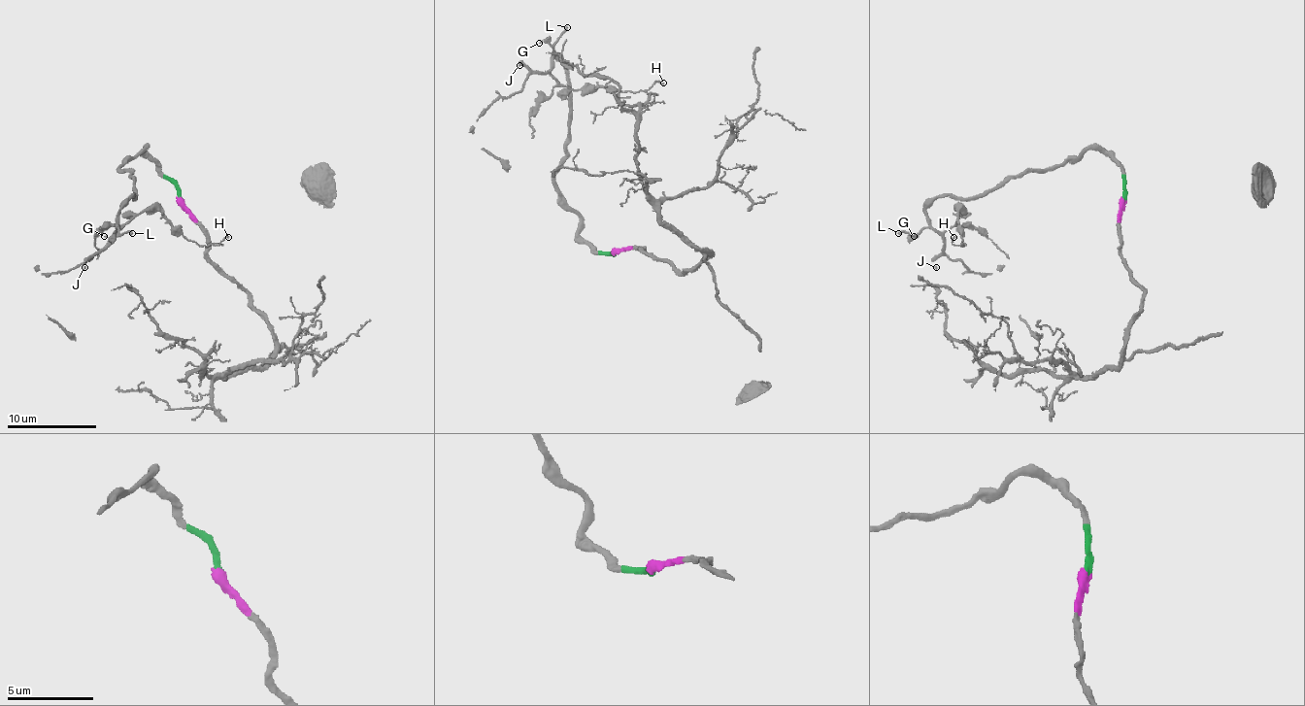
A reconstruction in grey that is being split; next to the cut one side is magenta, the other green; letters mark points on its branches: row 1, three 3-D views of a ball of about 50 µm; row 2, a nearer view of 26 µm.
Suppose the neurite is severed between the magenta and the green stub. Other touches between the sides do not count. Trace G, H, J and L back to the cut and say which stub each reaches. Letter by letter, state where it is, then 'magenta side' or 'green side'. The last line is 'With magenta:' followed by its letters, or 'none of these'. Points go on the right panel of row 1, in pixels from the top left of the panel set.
G: place (914, 236); green side
H: place (953, 237); green side
J: place (936, 267); green side
L: place (898, 233); green side
With magenta: none of these

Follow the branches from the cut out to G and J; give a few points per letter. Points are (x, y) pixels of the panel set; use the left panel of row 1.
G: (180, 199), (180, 189), (142, 150), (119, 167), (133, 177), (135, 194), (119, 210), (117, 232), (104, 237)
J: (180, 199), (144, 150), (130, 156), (119, 167), (133, 177), (135, 194), (119, 210), (117, 230), (83, 268)

